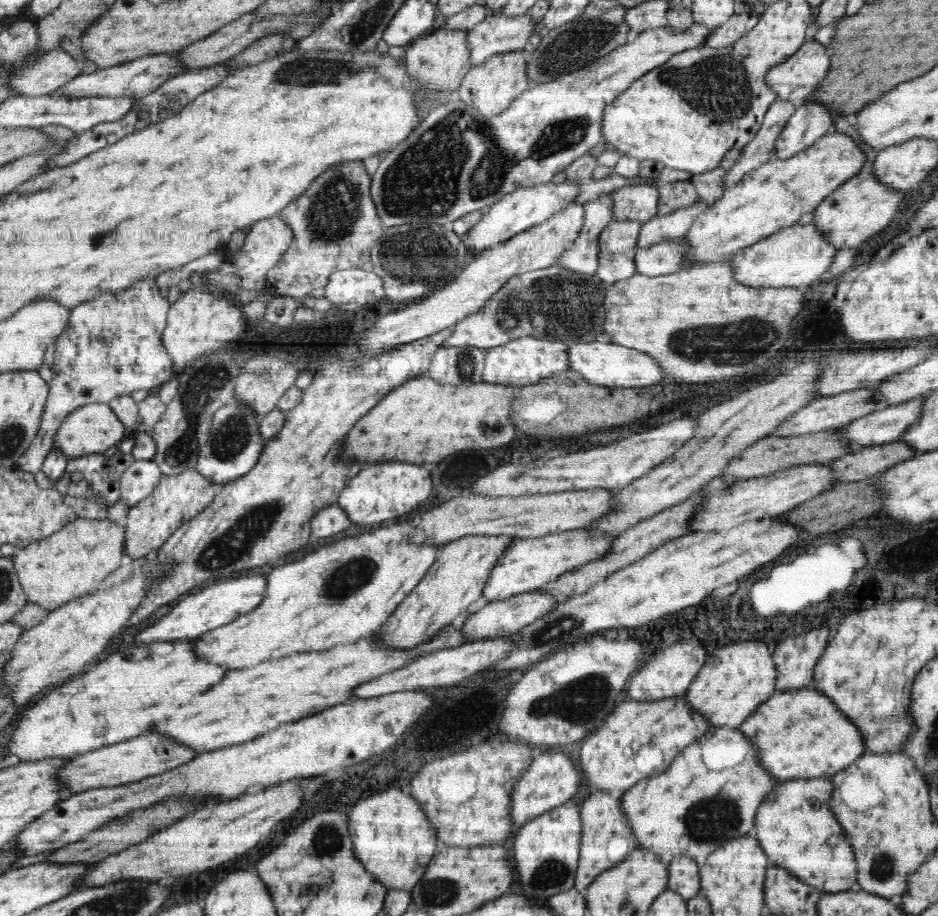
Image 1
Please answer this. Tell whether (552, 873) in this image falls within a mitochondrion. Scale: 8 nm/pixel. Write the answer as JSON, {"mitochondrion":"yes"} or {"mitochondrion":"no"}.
{"mitochondrion":"yes"}

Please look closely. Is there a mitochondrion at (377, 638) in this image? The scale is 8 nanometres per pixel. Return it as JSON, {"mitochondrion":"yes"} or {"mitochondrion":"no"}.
{"mitochondrion":"no"}

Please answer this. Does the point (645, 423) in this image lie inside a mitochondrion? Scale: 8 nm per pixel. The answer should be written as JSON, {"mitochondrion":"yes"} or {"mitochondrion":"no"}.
{"mitochondrion":"no"}

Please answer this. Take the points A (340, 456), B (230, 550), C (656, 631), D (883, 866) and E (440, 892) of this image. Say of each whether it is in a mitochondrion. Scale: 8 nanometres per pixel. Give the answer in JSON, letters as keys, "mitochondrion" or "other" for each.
{"A":"other","B":"mitochondrion","C":"other","D":"mitochondrion","E":"mitochondrion"}

